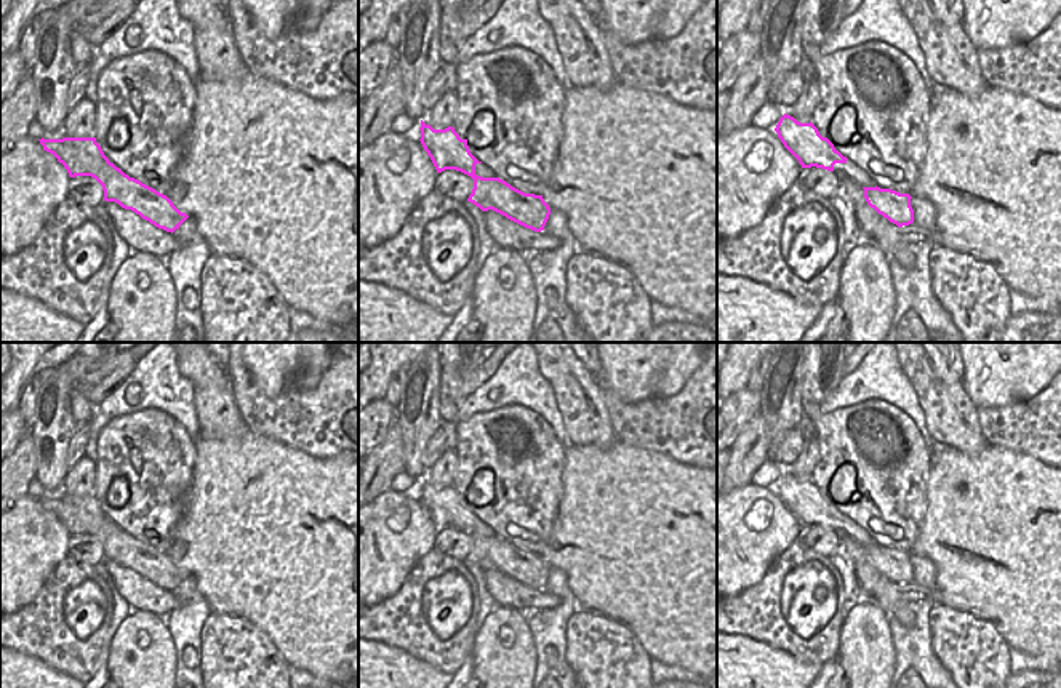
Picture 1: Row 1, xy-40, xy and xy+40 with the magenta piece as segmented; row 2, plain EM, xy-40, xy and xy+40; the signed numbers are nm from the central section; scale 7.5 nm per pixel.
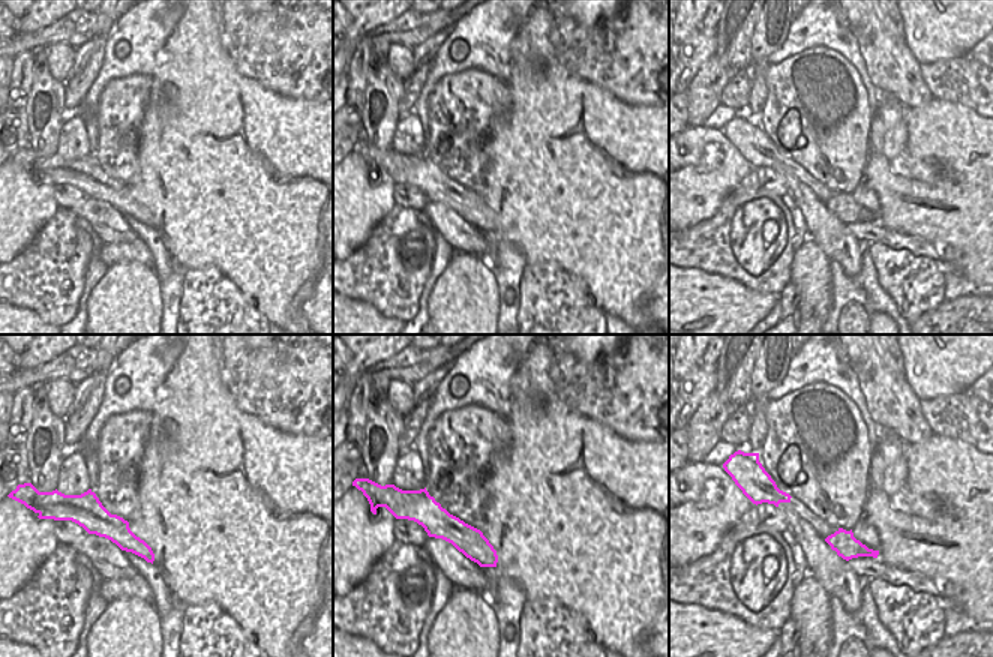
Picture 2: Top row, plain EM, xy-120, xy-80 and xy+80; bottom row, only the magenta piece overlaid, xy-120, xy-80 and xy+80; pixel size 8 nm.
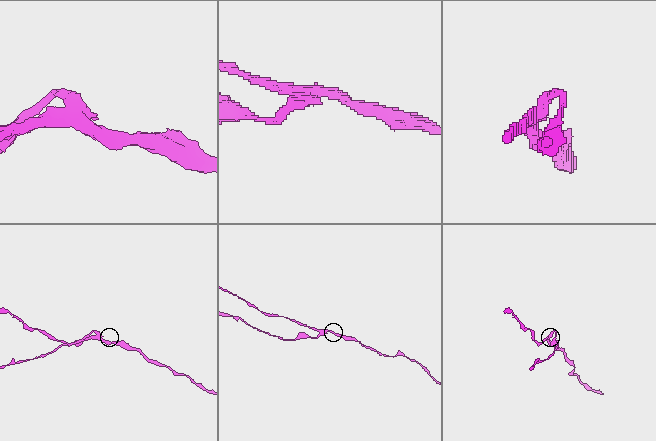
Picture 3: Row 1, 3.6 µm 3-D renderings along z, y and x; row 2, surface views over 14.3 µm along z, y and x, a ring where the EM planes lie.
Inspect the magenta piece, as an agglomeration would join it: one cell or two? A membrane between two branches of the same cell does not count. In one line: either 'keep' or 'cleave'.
cleave

